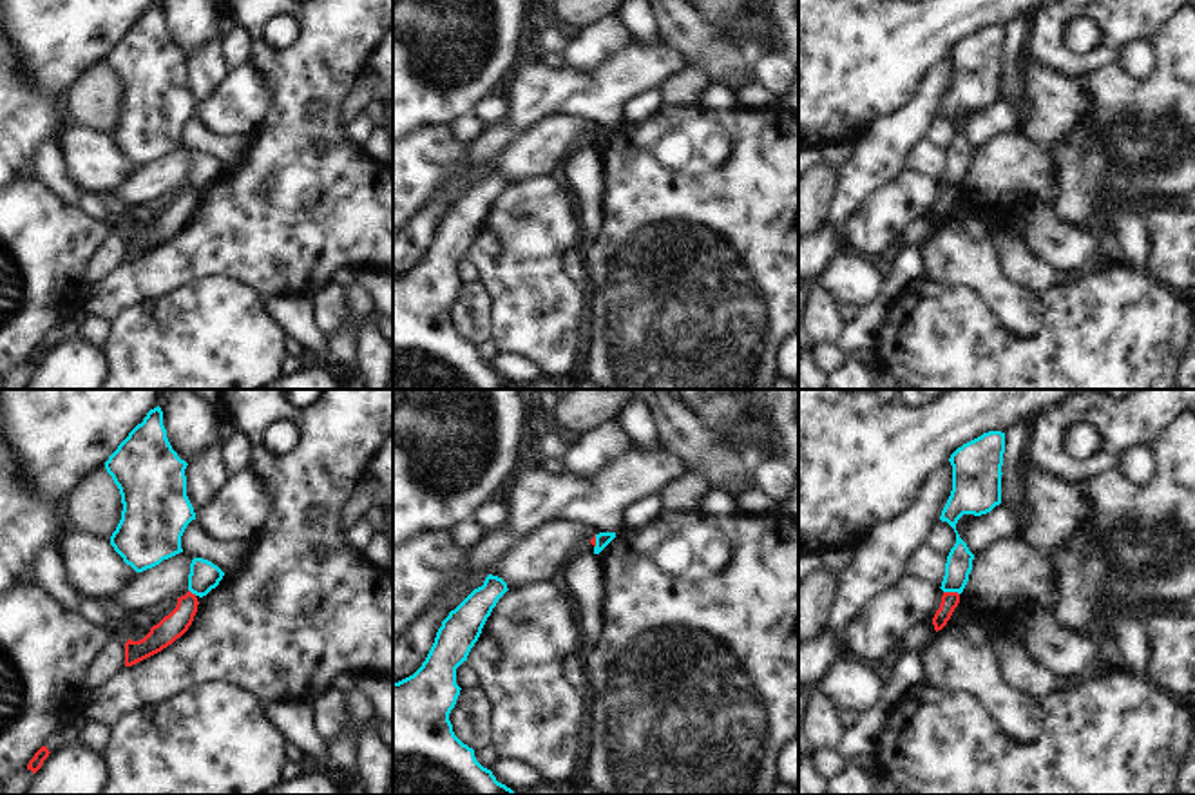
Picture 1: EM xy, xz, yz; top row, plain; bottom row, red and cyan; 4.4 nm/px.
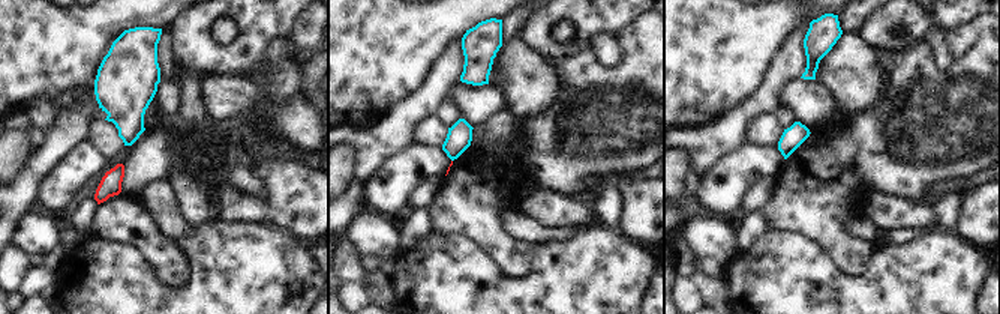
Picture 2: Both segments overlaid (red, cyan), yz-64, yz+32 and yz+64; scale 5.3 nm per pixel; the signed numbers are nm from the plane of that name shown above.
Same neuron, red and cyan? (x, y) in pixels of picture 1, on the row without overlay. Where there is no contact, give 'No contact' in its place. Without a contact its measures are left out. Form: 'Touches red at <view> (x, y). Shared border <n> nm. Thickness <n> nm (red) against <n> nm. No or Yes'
Touches red at yz (951, 187). Shared border 70 nm. Thickness 80 nm (red) against 120 nm. No.

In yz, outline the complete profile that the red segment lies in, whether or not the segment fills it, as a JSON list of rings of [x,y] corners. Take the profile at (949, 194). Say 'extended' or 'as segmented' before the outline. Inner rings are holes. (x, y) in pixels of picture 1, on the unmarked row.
as segmented; [[[943,187],[940,203],[936,205],[932,212],[932,219],[936,226],[947,219],[958,197],[960,197],[958,187]]]

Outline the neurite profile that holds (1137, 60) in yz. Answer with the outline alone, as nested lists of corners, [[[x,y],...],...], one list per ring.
[[[1130,40],[1121,47],[1119,65],[1133,80],[1146,80],[1155,67],[1155,54],[1150,42]]]

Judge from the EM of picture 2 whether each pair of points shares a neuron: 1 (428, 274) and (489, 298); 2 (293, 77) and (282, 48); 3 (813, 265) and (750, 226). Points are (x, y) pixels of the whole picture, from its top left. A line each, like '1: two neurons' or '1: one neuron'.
1: one neuron
2: one neuron
3: two neurons

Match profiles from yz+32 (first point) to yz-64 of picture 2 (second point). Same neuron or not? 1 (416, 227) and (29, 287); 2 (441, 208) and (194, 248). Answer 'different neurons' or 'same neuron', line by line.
1: same neuron
2: different neurons

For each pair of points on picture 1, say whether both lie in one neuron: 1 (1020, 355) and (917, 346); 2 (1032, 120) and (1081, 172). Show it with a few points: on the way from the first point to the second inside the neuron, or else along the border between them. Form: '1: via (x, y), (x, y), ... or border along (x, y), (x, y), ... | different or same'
1: via (994, 359), (955, 359), (942, 346) | same
2: border along (1087, 116), (1043, 151) | different

